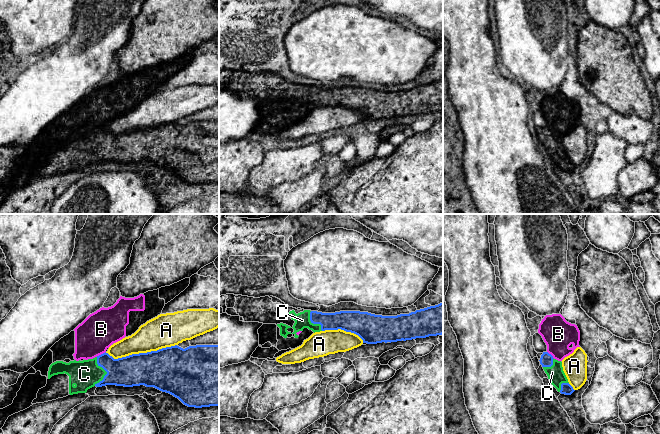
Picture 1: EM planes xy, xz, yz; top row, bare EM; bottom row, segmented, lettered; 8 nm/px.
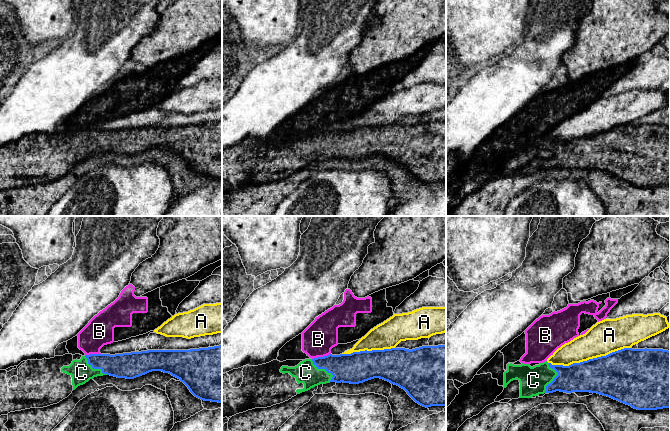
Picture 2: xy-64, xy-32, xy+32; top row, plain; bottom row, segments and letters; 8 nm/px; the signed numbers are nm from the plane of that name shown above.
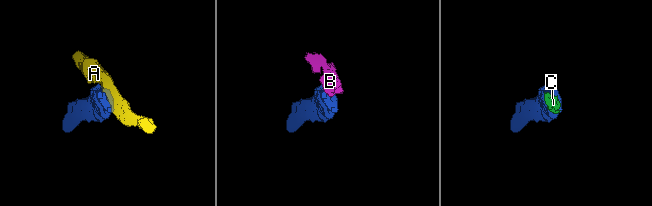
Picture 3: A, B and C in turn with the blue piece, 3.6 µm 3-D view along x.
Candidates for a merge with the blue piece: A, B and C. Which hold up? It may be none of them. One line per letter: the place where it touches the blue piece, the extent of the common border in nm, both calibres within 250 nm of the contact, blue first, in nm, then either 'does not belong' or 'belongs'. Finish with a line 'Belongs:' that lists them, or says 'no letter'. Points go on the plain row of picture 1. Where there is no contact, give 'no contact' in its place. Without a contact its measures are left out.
A: contact xy (140, 129); length 600 nm; calibres 340 and 260 nm; does not belong
B: contact xy (101, 130); length 90 nm; calibres 240 and 300 nm; does not belong
C: contact xy (106, 147); length 240 nm; calibres 260 and 220 nm; does not belong
Belongs: no letter

